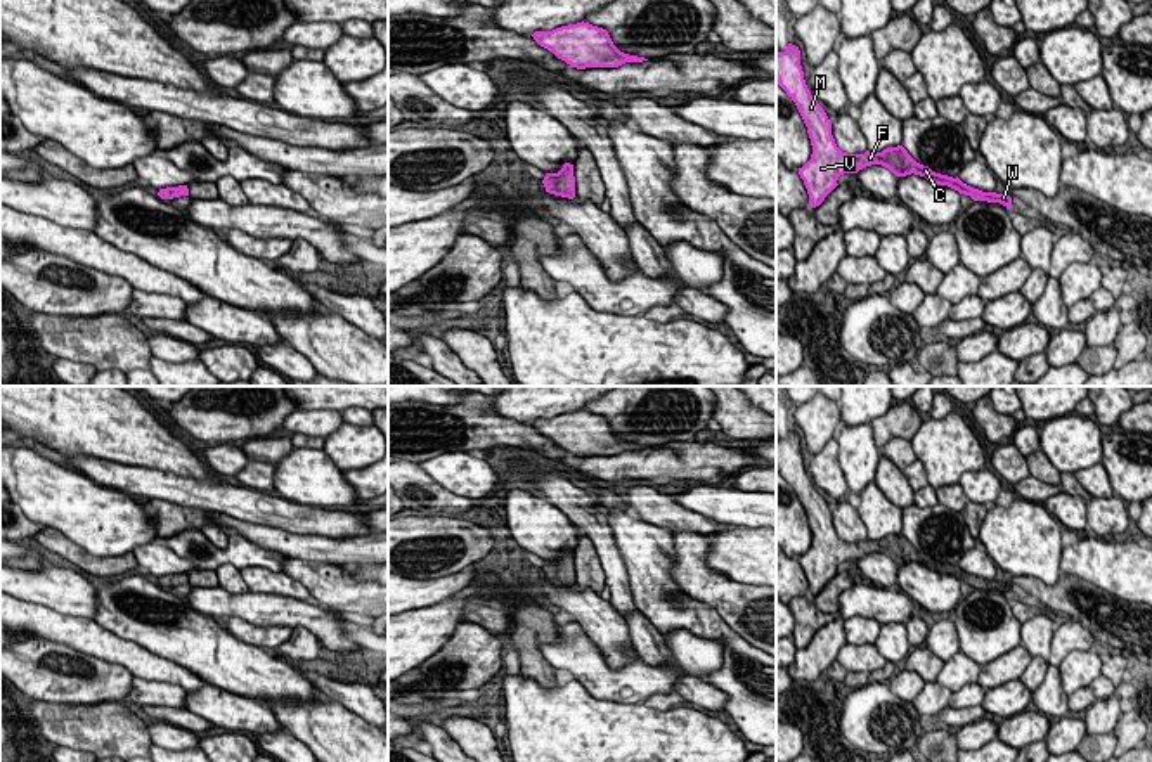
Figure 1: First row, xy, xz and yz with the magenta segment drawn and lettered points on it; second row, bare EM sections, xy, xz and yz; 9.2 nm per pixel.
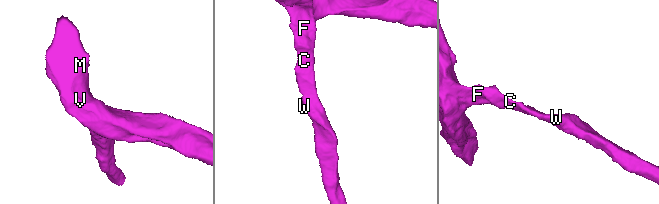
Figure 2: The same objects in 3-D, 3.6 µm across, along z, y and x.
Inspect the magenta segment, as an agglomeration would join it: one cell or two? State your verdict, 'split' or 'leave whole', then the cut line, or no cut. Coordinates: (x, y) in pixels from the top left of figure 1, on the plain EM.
leave whole; cut none

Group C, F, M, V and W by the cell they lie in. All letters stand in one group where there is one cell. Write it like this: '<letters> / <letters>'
C F M V W

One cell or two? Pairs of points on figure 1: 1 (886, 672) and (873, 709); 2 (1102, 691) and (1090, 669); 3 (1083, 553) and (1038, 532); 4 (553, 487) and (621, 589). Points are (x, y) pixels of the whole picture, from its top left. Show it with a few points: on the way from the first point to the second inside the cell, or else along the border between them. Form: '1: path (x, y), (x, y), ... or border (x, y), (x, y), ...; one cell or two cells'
1: border (887, 683), (868, 681), (853, 690); two cells
2: border (1100, 674), (1090, 686); two cells
3: border (1062, 546), (1059, 568); two cells
4: path (579, 511), (600, 532), (612, 563); one cell

